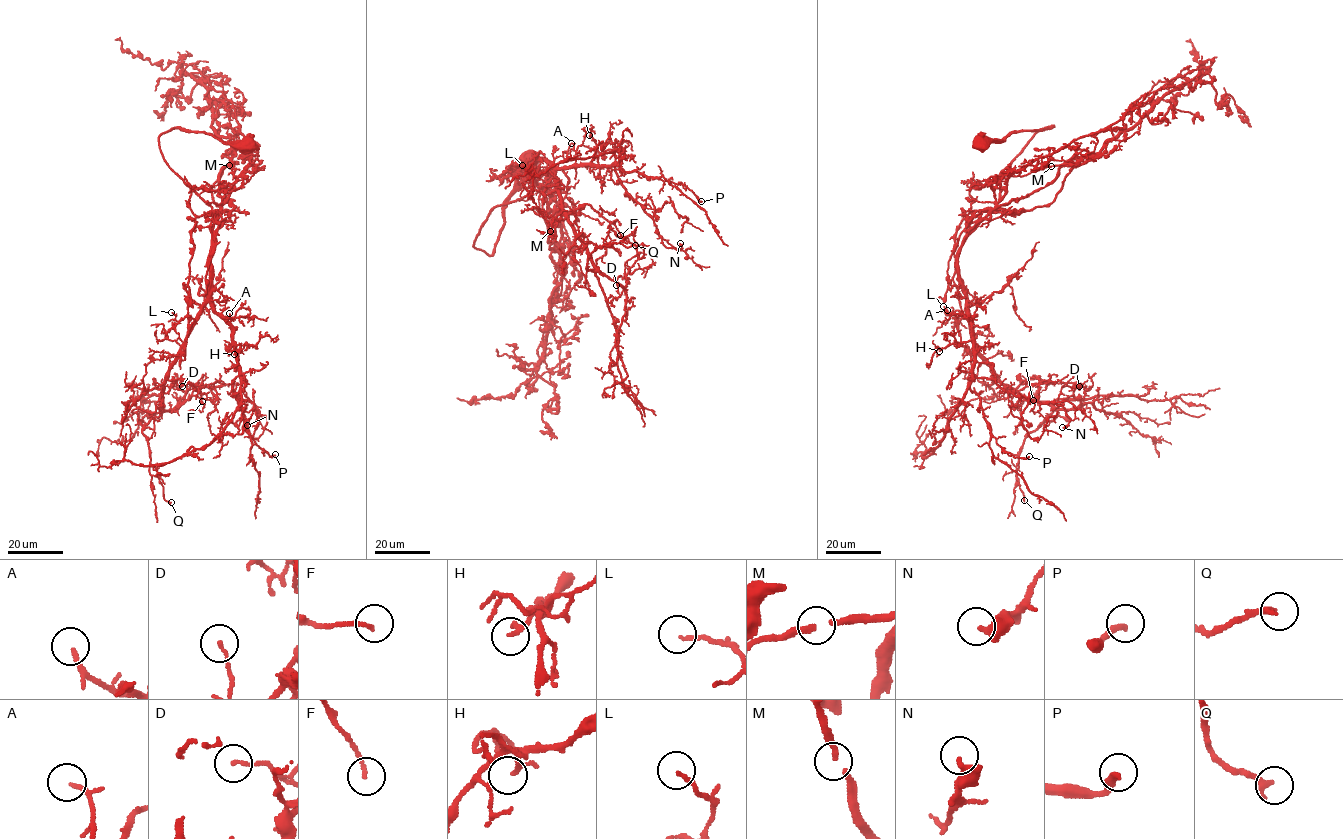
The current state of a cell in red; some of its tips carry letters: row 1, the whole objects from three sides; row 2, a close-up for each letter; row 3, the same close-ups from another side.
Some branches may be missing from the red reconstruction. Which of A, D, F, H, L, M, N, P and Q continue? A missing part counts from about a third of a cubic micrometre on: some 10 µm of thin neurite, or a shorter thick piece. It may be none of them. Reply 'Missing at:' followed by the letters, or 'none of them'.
Missing at: A, H, L, P

